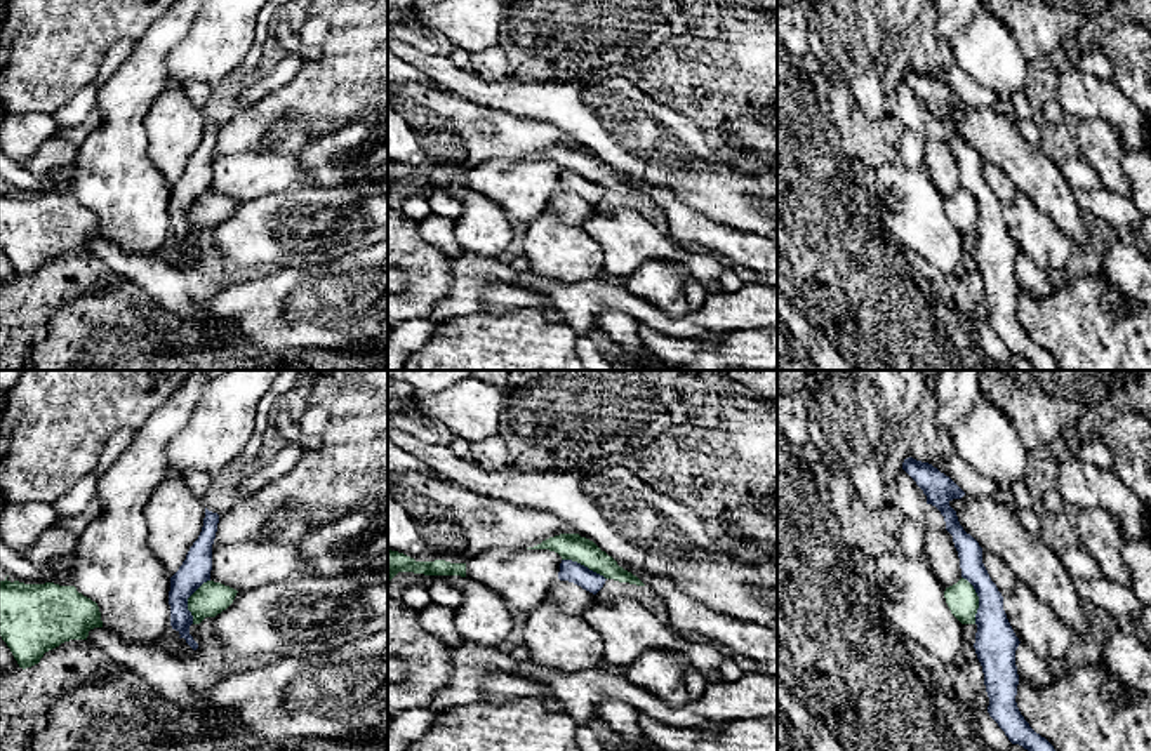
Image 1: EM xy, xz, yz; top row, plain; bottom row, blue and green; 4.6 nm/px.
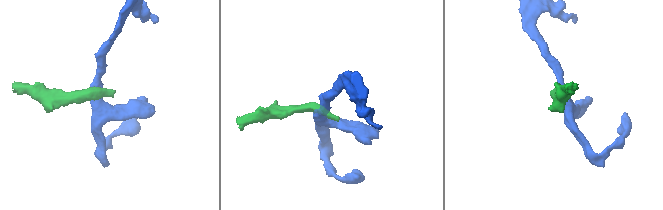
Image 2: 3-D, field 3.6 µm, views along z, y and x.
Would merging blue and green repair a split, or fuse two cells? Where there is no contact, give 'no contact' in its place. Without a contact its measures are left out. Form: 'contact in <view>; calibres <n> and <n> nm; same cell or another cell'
contact in yz; calibres 190 and 140 nm; another cell

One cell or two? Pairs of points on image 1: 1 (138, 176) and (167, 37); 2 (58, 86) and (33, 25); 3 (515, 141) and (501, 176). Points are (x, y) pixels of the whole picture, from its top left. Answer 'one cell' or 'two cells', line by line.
1: one cell
2: one cell
3: two cells

